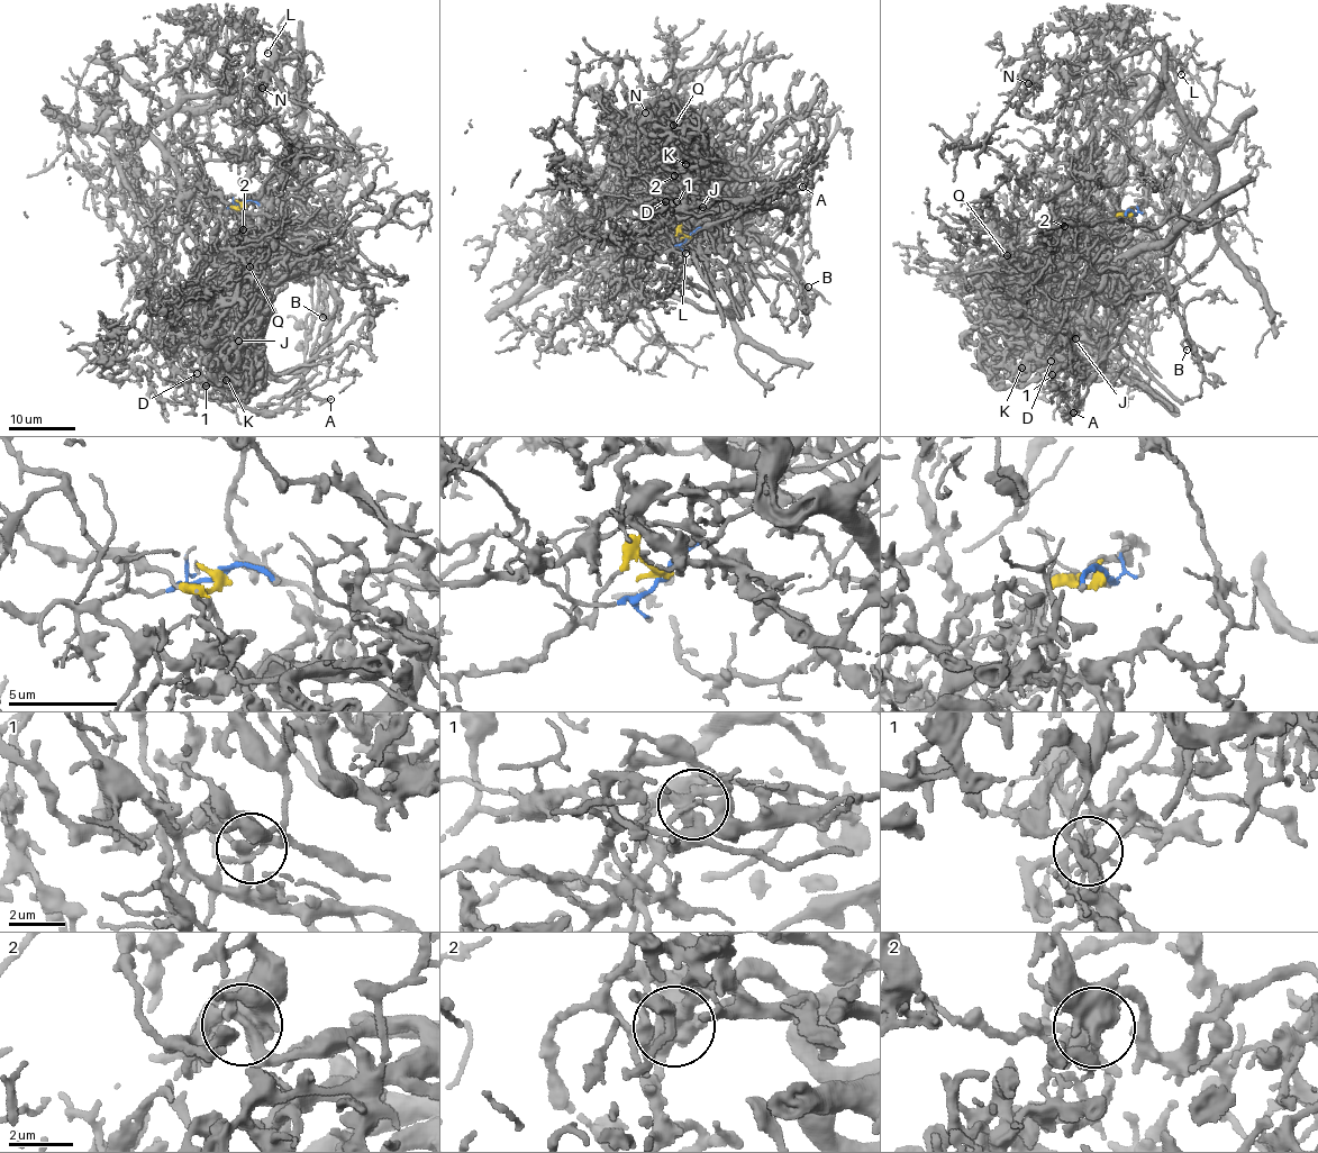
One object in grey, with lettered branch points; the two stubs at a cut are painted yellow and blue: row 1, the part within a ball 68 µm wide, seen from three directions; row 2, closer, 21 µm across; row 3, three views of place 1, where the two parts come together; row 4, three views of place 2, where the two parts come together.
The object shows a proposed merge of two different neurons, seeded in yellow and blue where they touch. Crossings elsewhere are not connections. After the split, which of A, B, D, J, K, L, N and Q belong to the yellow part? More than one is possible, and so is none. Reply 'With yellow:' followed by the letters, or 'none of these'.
With yellow: A, B, D, J, K, L, Q

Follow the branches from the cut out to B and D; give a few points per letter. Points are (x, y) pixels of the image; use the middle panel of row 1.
B: (688, 237), (680, 227), (688, 221), (701, 227), (719, 211), (742, 237), (763, 247), (765, 255), (808, 287)
D: (688, 237), (694, 214), (665, 199), (678, 208), (683, 178), (676, 206), (665, 200)

